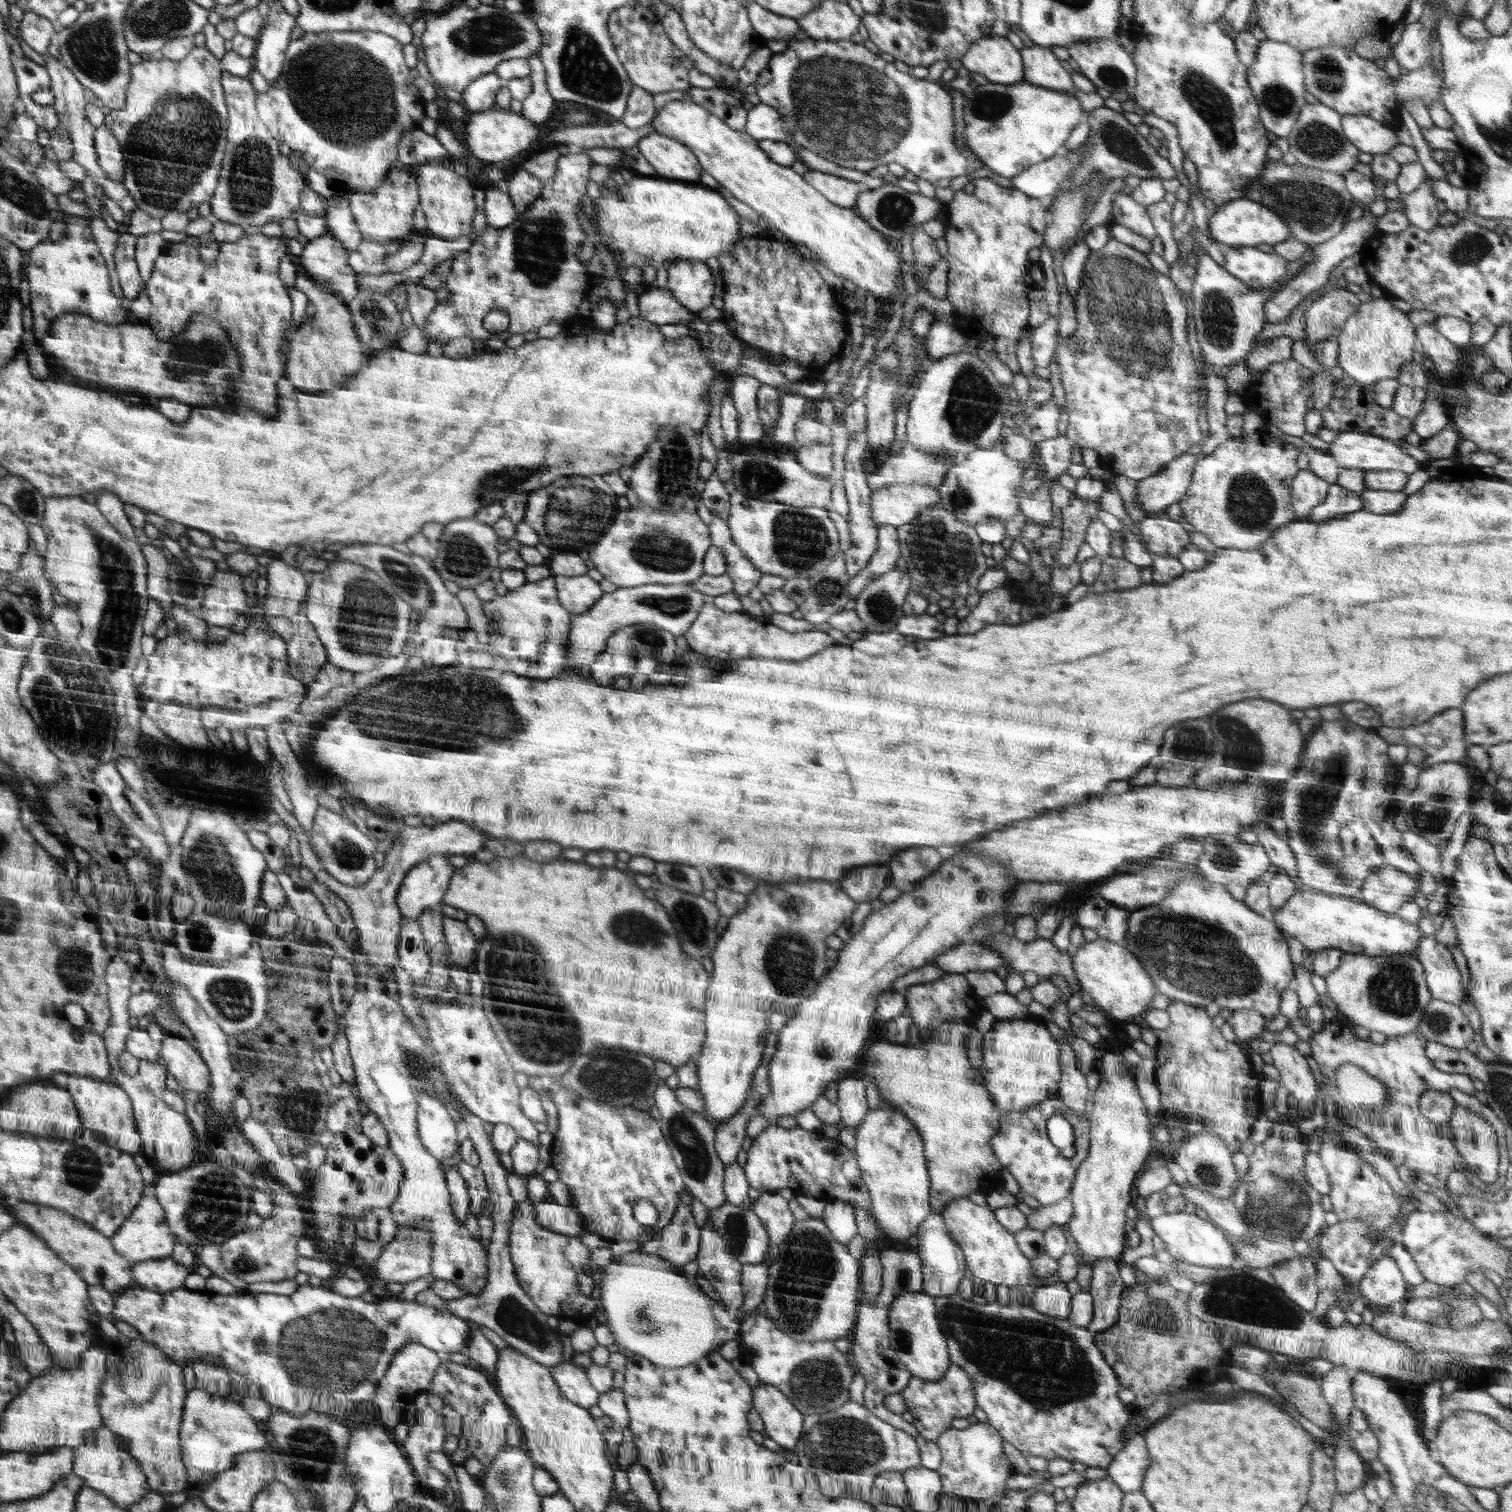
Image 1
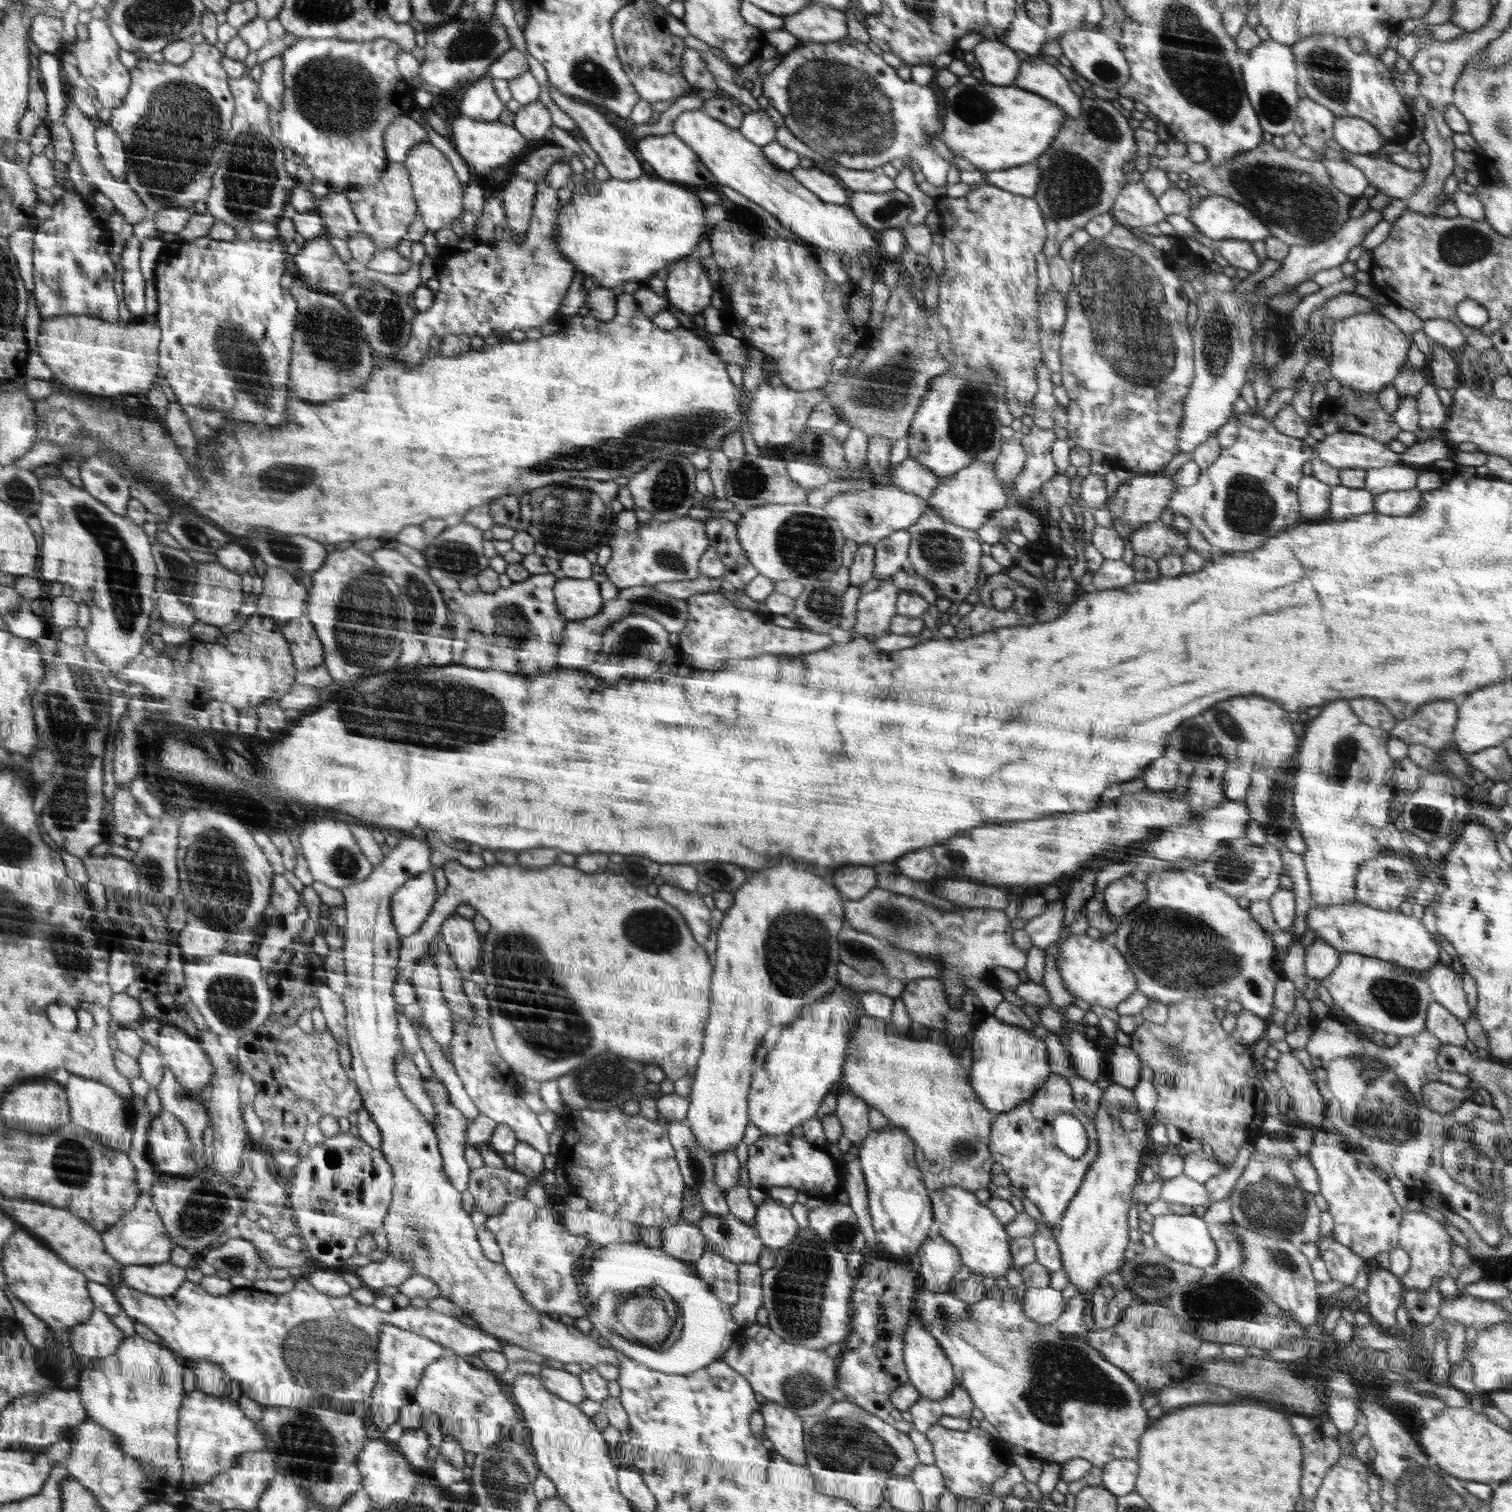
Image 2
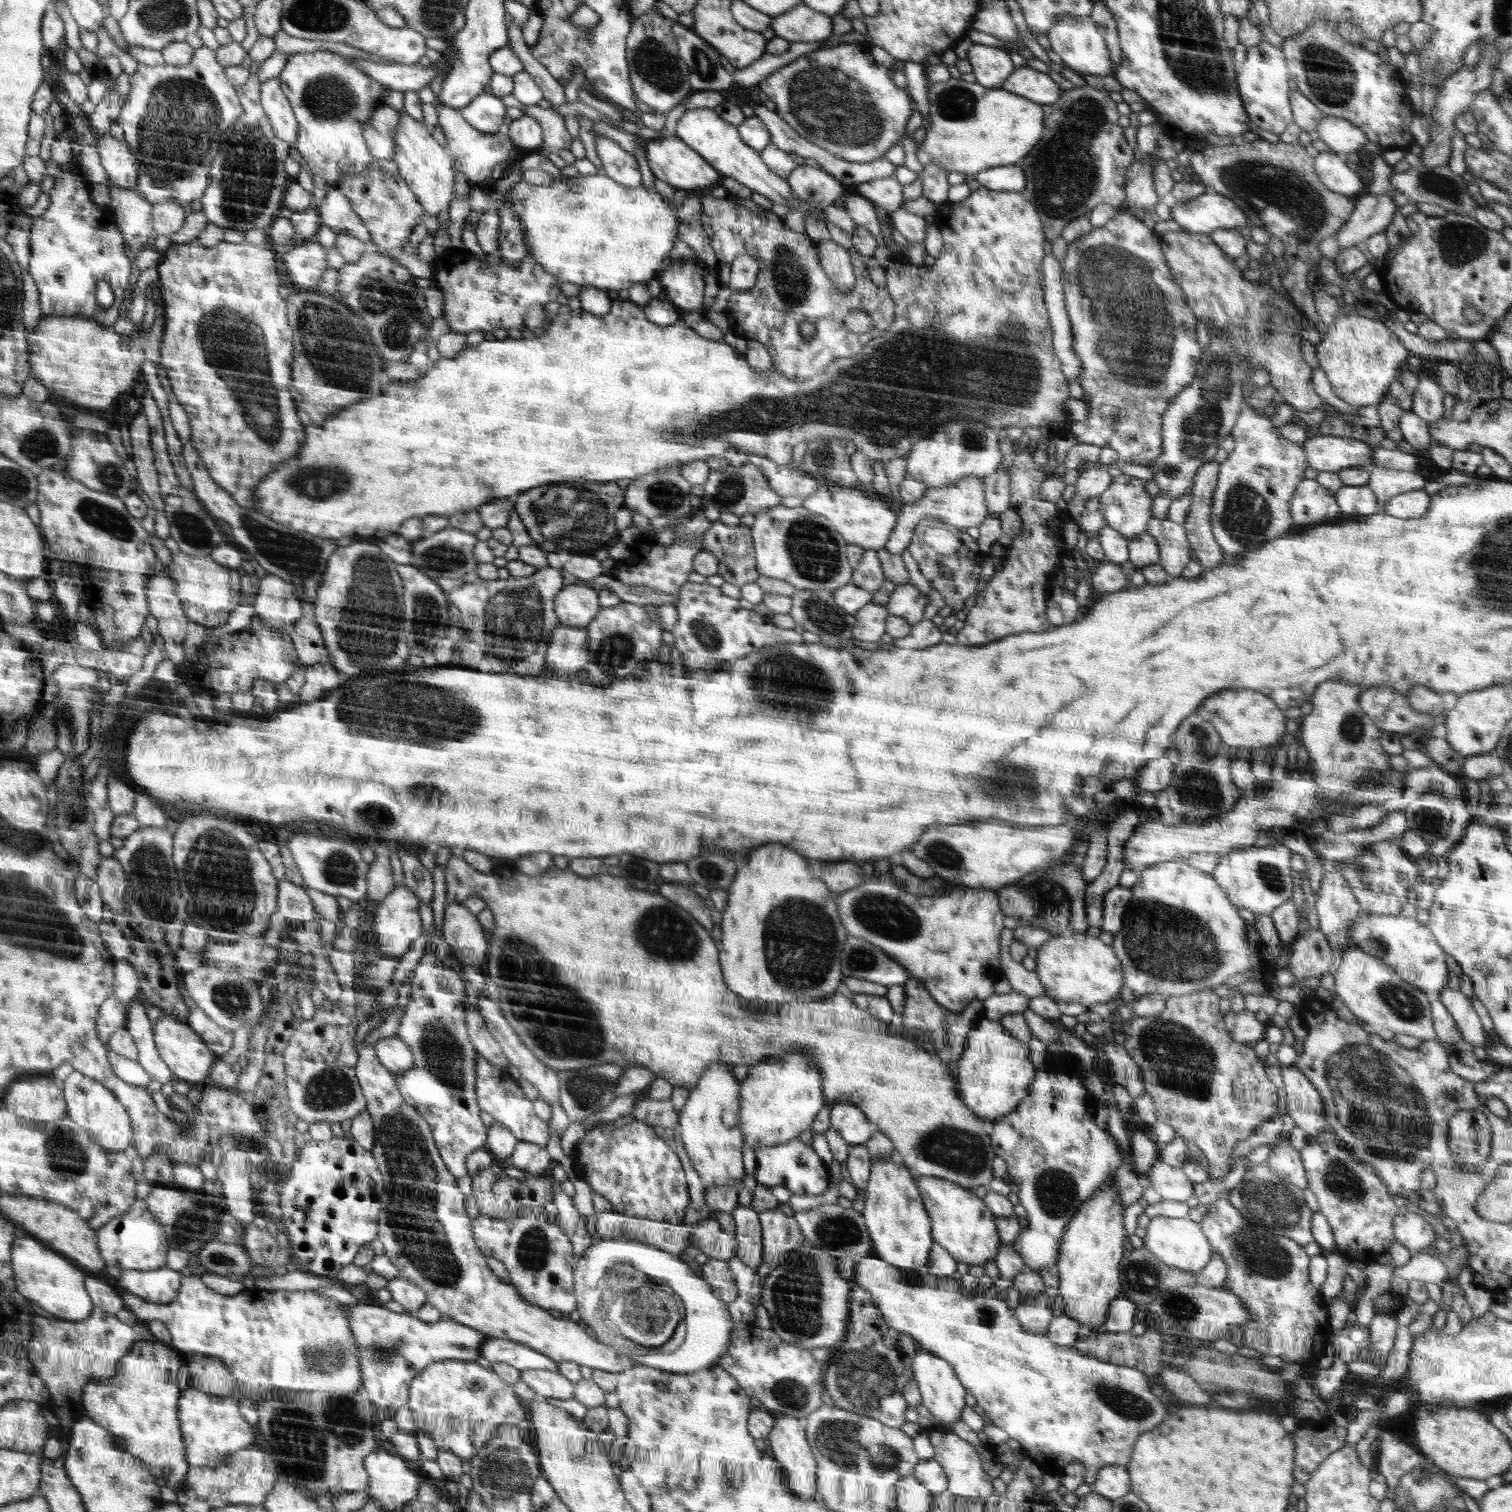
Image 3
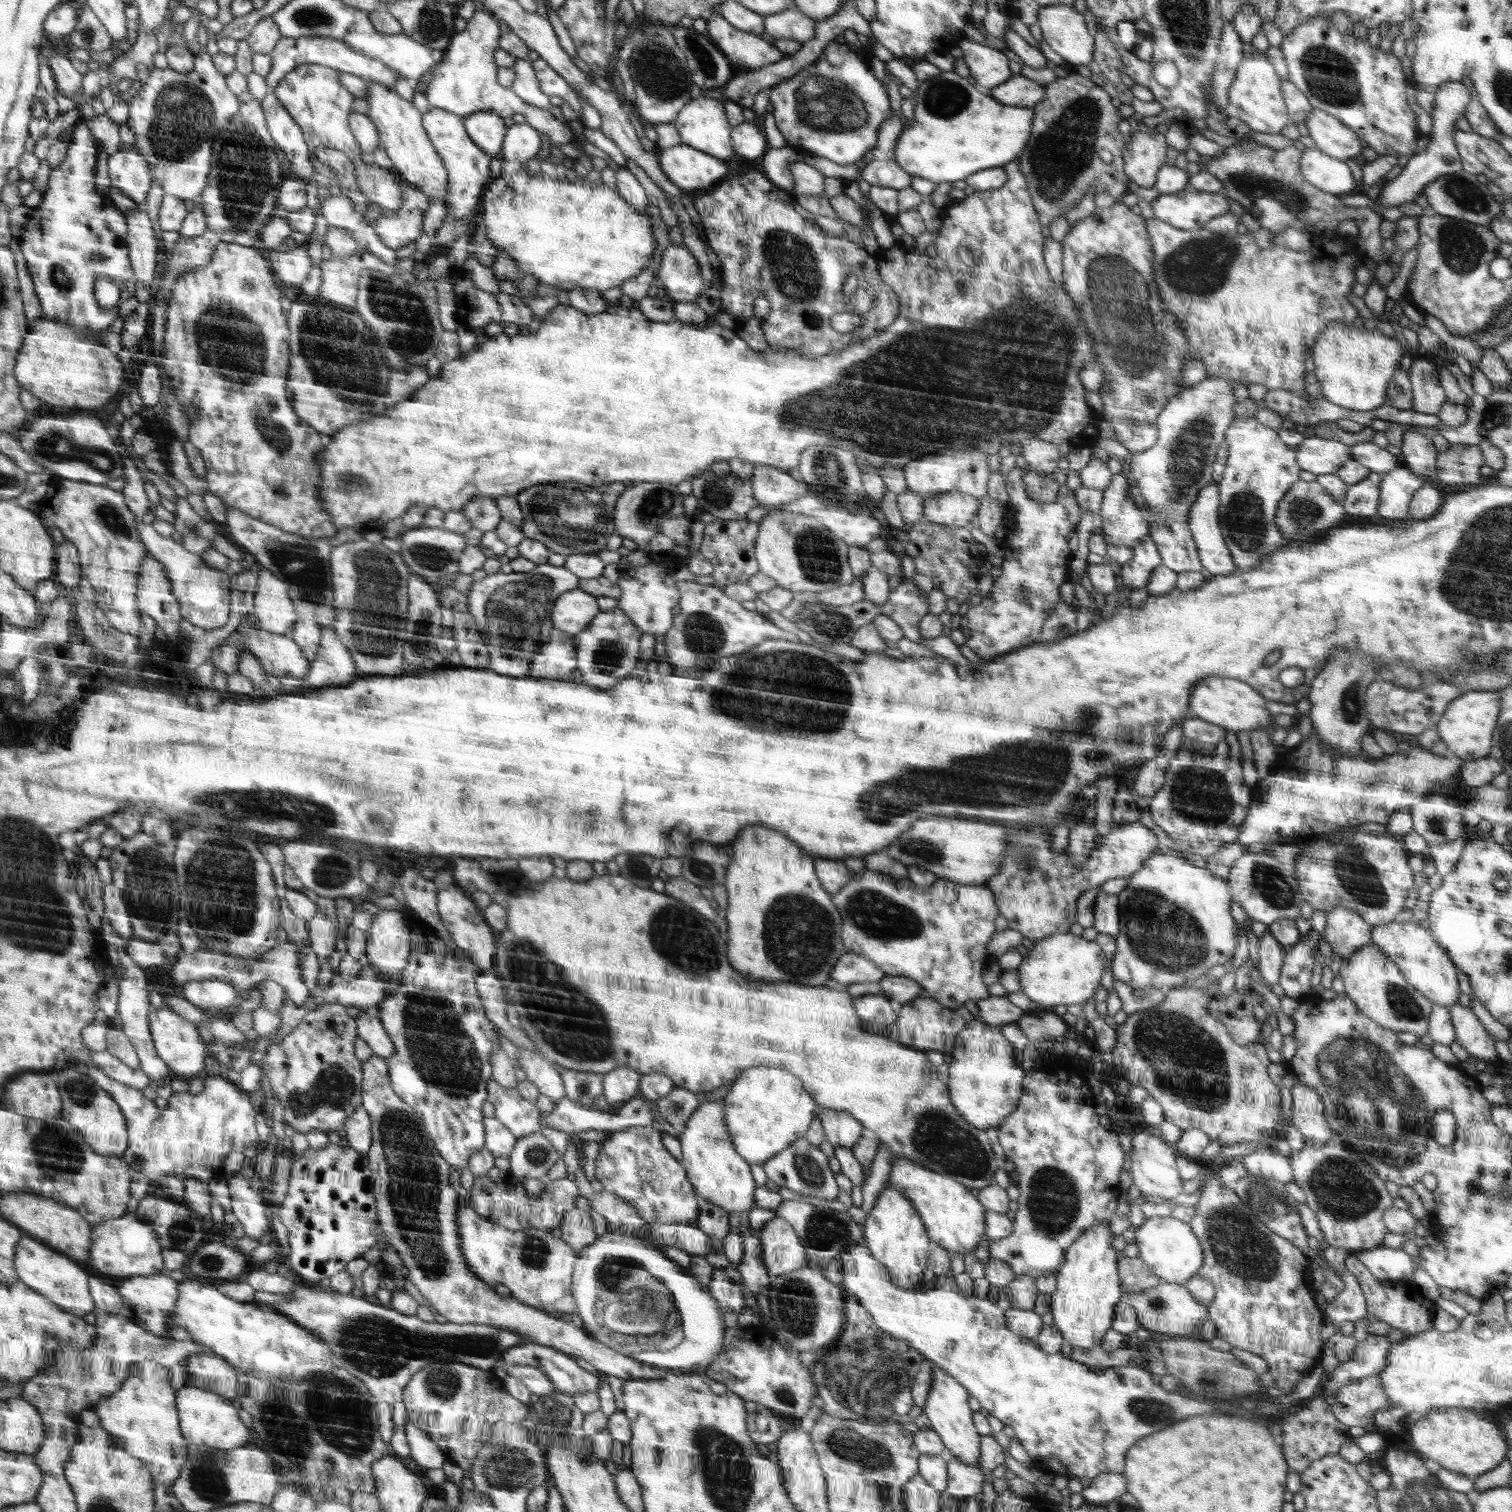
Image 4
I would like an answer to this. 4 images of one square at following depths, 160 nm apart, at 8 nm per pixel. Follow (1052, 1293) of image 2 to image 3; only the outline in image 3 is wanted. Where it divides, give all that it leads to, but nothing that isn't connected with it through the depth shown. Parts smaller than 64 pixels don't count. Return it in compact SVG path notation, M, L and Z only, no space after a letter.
M1043 1293L1034 1296L1028 1304L1021 1304L1014 1310L1016 1320L1021 1328L1038 1335L1045 1335L1050 1322L1053 1320L1052 1302Z

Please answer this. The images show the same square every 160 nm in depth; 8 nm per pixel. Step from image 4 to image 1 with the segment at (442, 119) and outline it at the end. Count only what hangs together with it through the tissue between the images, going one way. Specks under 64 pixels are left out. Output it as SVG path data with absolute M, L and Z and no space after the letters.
M495 109L480 112L468 113L465 120L466 144L470 154L474 155L480 161L502 162L518 152L526 150L536 138L538 138L538 128L532 121L527 120L521 113L514 113L509 109L498 111Z

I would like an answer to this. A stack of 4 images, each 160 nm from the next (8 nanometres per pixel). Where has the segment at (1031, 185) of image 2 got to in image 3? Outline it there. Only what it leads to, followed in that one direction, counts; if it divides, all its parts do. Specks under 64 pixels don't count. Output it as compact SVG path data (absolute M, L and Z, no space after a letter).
M1017 165L995 166L976 173L972 183L993 191L1024 191L1026 179L1024 171Z

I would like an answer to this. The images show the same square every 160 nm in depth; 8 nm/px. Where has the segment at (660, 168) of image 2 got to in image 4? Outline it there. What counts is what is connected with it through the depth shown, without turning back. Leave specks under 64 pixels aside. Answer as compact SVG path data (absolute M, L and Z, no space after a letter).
M682 142L659 149L658 153L663 172L683 190L706 188L728 172L719 157Z

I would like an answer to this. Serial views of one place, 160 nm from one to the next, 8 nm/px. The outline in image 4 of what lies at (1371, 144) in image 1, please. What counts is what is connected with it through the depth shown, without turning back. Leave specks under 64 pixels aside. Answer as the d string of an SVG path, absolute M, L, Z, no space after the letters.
M1313 109L1305 121L1308 136L1316 143L1316 148L1335 159L1346 161L1355 159L1362 152L1359 136L1334 116Z

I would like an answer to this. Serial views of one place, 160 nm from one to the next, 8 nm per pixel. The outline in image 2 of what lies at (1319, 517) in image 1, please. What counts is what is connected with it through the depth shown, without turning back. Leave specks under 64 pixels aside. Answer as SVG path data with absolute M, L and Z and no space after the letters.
M1333 486L1327 516L1332 516L1330 520L1341 521L1372 512L1374 511L1374 497L1375 495L1366 489Z

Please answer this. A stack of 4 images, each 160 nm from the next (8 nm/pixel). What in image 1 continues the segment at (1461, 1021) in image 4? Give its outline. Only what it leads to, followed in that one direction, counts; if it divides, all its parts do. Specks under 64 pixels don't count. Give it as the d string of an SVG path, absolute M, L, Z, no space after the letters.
M1423 934L1416 957L1423 966L1425 981L1433 998L1460 1006L1466 998L1466 991L1462 990L1462 977L1448 948L1438 943L1434 934Z

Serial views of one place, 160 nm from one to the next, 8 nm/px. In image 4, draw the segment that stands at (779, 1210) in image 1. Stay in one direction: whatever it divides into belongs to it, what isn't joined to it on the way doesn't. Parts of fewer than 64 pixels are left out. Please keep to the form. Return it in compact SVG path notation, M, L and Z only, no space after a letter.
M775 1216L758 1231L767 1272L786 1276L806 1266L805 1245L787 1220Z

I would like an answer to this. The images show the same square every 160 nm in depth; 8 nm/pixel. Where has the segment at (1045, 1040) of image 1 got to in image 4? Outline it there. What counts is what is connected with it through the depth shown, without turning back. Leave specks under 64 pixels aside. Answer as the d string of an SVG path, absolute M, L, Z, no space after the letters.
M982 1020L970 1021L955 1038L950 1066L943 1069L943 1077L949 1086L949 1095L955 1109L973 1127L993 1131L1015 1108L1022 1094L1025 1076L1022 1065L1014 1056L1013 1046L1004 1038L1001 1027L993 1027Z

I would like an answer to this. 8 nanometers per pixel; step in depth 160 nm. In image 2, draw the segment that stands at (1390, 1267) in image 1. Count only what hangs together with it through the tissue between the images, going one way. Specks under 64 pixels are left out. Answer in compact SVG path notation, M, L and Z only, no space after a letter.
M1378 1264L1368 1278L1368 1288L1362 1292L1368 1296L1368 1314L1372 1322L1385 1330L1395 1331L1396 1310L1402 1305L1405 1292L1399 1277Z

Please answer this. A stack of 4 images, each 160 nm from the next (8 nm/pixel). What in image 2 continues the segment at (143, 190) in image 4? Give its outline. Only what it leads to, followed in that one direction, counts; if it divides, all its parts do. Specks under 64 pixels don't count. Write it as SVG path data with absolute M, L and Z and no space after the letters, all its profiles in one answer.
M97 125L95 130L97 149L102 157L101 163L118 180L126 178L126 151L124 143L118 138L117 131L107 125Z

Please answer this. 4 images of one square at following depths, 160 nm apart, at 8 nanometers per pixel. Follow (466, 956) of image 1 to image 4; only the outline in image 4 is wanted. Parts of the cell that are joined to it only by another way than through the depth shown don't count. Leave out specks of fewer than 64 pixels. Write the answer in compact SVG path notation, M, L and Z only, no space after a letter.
M450 885L446 889L440 889L437 894L437 909L441 919L444 923L446 932L450 934L450 938L462 951L466 951L468 957L476 964L480 969L490 970L492 966L492 960L495 960L494 956L494 934L492 934L492 928L489 924L484 922L484 918L478 914L478 907L474 904L473 900L470 900L468 896L462 894L462 889L457 885Z

